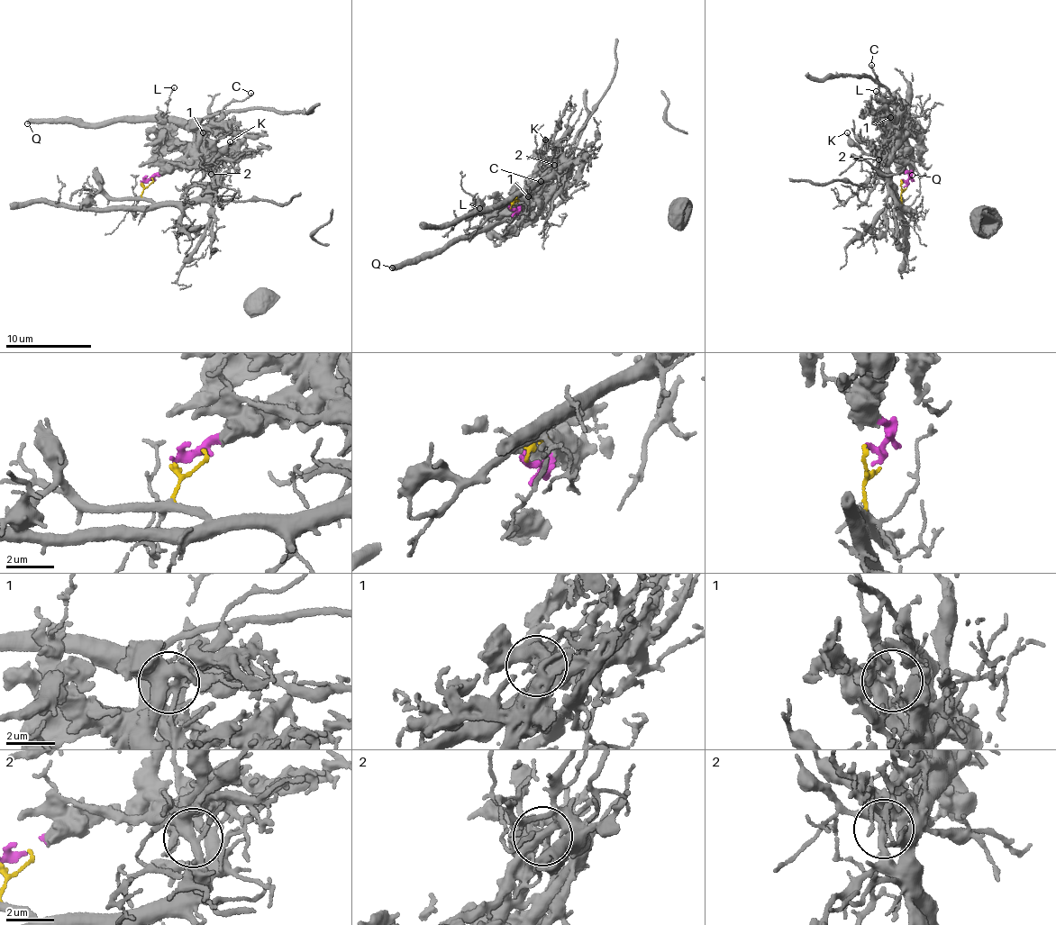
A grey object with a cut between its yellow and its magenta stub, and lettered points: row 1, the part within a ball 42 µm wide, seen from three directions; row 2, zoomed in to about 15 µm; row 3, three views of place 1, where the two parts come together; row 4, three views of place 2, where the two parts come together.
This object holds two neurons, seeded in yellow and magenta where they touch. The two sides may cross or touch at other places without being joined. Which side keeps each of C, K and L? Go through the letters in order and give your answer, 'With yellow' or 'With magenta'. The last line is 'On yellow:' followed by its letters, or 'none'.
C: With magenta
K: With yellow
L: With magenta
On yellow: K

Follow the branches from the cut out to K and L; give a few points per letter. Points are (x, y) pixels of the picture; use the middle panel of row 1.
K: (511, 208), (514, 198), (561, 167), (559, 161), (552, 166), (546, 163), (546, 140)
L: (511, 208), (521, 210), (527, 206), (496, 213), (486, 207), (487, 212), (480, 205), (478, 207)

